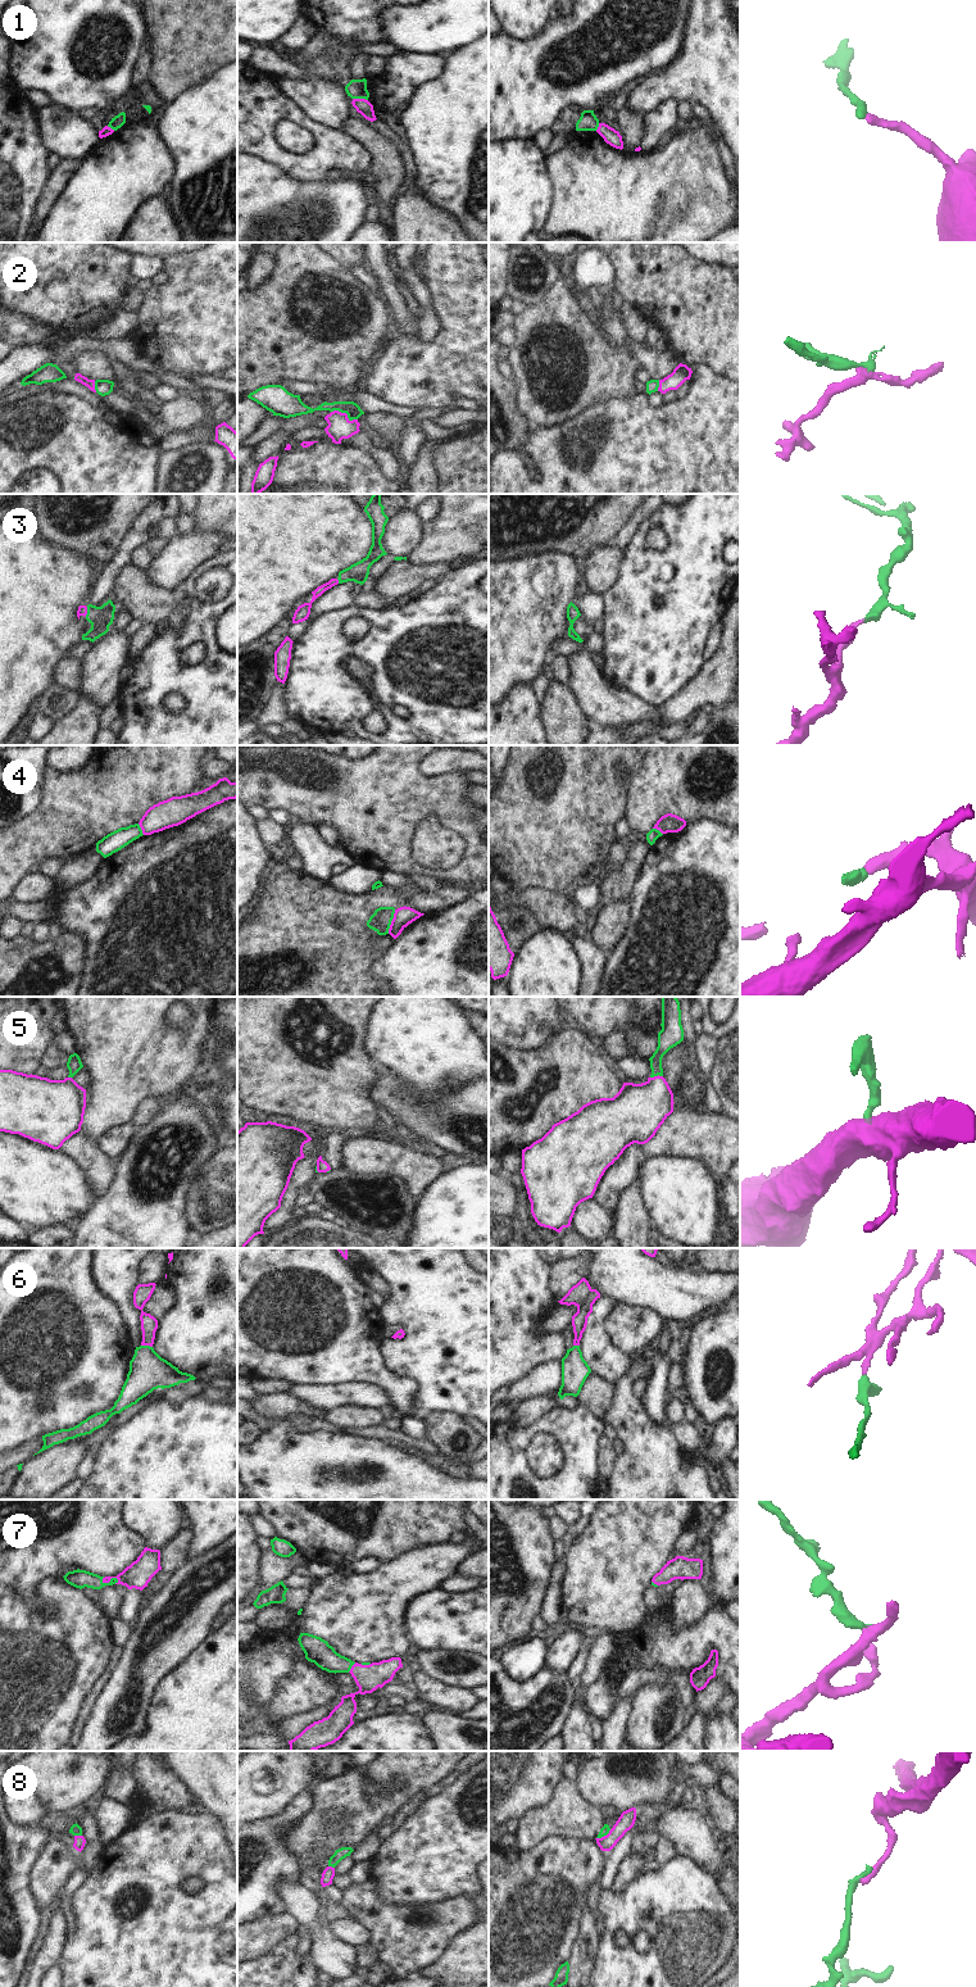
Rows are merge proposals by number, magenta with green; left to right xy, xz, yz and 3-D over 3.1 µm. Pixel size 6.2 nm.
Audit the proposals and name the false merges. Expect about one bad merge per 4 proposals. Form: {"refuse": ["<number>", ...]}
{"refuse": ["1", "4"]}

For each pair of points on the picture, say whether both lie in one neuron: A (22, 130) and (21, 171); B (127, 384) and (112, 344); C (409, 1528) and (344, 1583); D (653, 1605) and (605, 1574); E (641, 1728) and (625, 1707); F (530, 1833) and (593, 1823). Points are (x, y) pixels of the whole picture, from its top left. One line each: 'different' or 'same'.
A: same
B: different
C: different
D: different
E: different
F: same

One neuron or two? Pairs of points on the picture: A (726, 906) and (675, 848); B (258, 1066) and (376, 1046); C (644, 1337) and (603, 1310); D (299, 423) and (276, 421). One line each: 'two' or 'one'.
A: one
B: two
C: two
D: two

